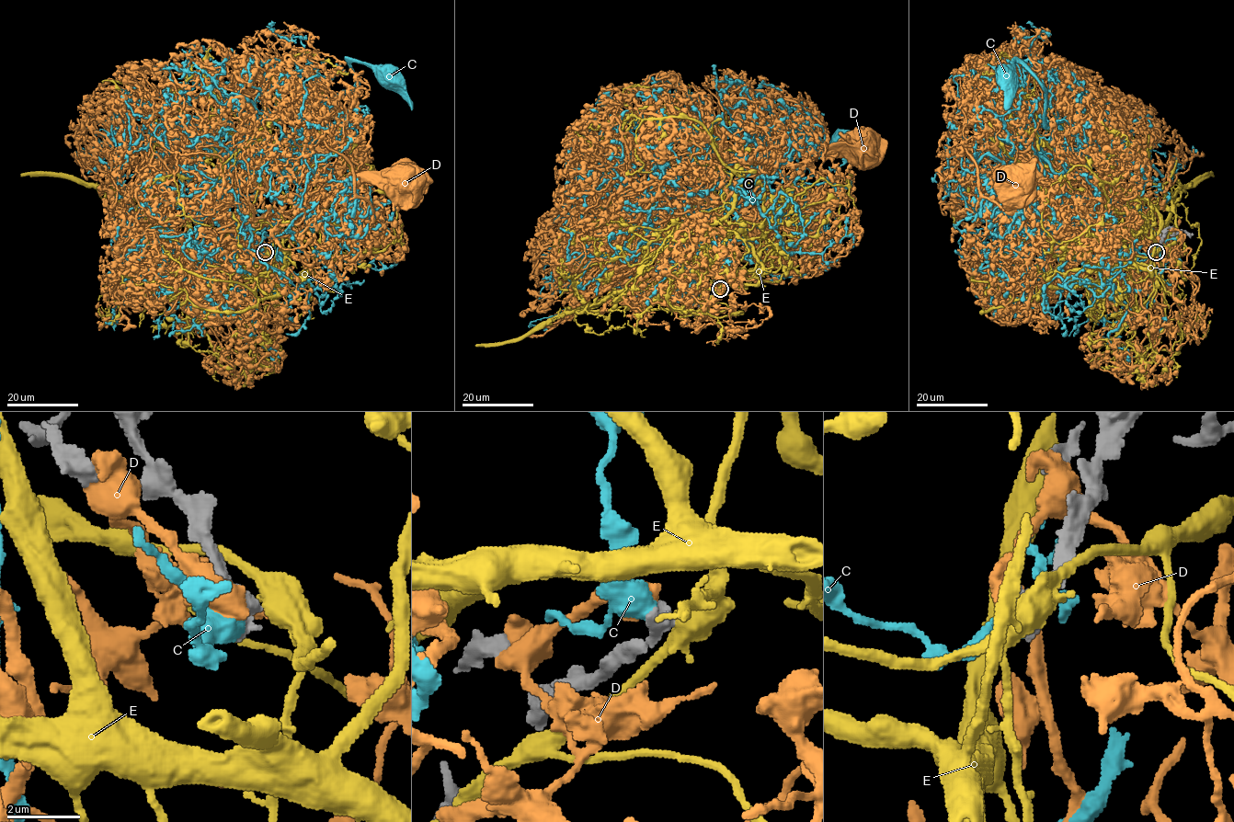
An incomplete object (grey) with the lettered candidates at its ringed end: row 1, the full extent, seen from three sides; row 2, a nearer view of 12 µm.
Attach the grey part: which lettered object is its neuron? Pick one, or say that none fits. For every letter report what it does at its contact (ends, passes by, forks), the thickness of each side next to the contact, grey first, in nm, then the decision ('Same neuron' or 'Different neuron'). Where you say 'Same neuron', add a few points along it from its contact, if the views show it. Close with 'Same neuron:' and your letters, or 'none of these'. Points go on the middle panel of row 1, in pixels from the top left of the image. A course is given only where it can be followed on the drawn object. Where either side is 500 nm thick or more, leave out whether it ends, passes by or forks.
C: Thickness 600 nm (grey) against 650 nm. Different neuron
D: Thickness 600 nm (grey) against 650 nm. Different neuron
E: Thickness 600 nm (grey) against 440 nm. Different neuron
Same neuron: none of these

